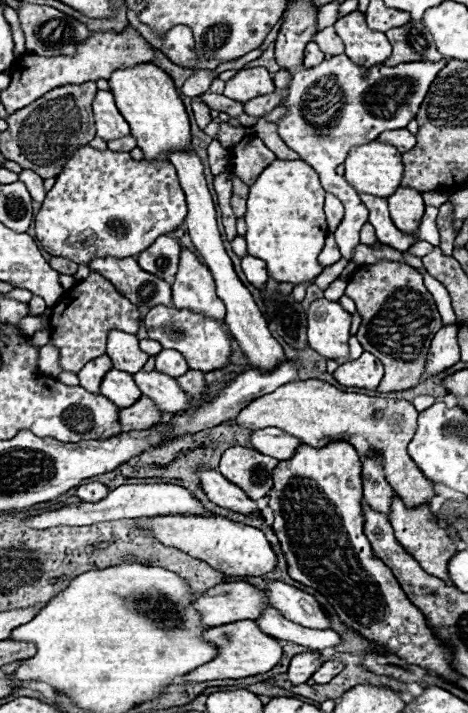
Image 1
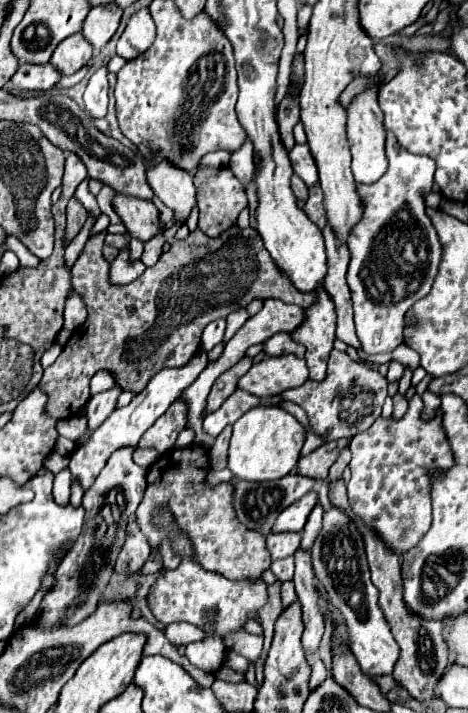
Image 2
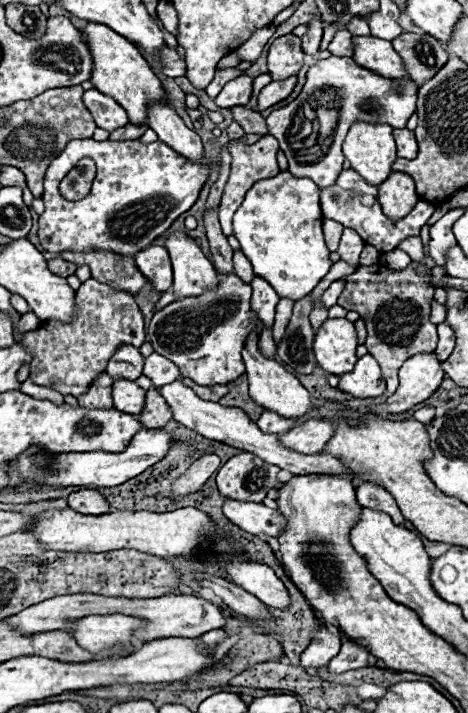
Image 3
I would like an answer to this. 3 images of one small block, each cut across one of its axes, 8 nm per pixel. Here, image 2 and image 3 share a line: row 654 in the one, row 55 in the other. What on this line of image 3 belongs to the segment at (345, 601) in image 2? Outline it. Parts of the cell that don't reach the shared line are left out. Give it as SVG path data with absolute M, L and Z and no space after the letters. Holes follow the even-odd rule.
M354 36L354 62L384 78L408 78L408 72L402 66L402 58L392 50L392 44L382 38Z

